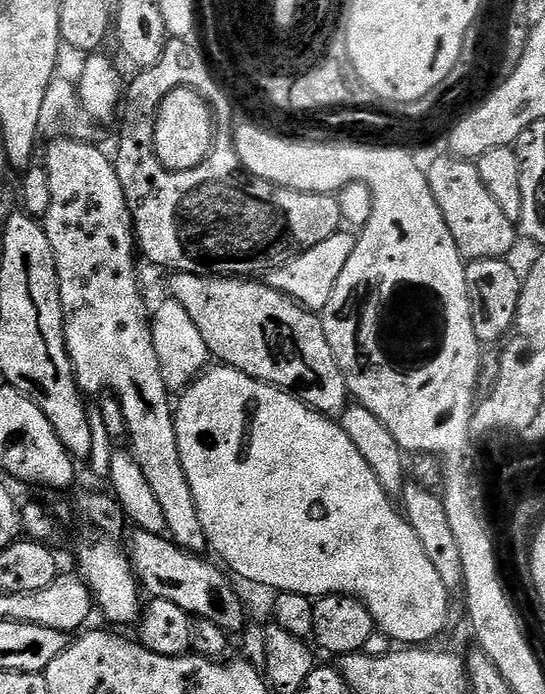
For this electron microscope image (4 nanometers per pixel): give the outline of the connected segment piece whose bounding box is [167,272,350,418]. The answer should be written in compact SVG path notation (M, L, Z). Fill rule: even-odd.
M174 272L167 277L168 288L170 291L171 299L177 300L179 304L186 310L186 314L190 314L190 318L194 322L194 326L198 326L198 330L202 334L202 338L206 342L209 353L213 357L216 356L221 365L229 368L237 368L239 372L245 372L250 378L261 380L267 384L272 384L275 388L283 388L285 390L292 390L296 388L298 395L305 404L309 404L315 412L320 412L323 416L329 418L339 417L340 413L348 407L350 403L350 393L346 386L346 378L342 374L342 370L338 366L338 362L334 358L334 350L330 350L330 342L326 342L326 330L322 330L322 322L320 316L315 312L310 312L308 309L303 308L297 304L290 296L282 295L278 290L274 290L267 282L261 282L256 278L229 278L224 274L201 274L199 272Z

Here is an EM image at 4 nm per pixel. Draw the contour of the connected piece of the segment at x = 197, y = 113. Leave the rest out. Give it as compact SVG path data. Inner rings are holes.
M178 87L162 100L156 111L155 153L171 172L185 172L205 160L215 147L216 128L211 105L199 89Z

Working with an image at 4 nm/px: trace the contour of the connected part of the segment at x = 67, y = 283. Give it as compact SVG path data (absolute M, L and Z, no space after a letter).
M71 138L71 140L56 140L48 148L42 160L42 167L48 171L50 178L50 210L48 215L43 217L42 223L46 230L46 238L50 238L50 250L54 250L56 259L56 269L58 270L58 282L60 283L60 297L62 298L62 310L64 311L64 337L66 346L70 354L72 369L76 374L76 381L80 391L85 394L91 392L113 392L116 395L115 403L122 410L124 421L128 423L127 439L132 440L130 450L136 457L136 461L142 468L147 482L150 482L150 489L158 498L158 503L162 506L163 517L166 518L167 535L180 548L188 552L204 554L209 551L208 539L202 528L202 518L198 516L198 506L194 502L194 494L190 490L190 482L186 480L186 470L182 468L182 454L178 454L178 434L176 433L176 418L174 415L173 401L168 401L170 389L160 373L158 366L158 354L154 350L152 341L152 326L150 323L150 308L144 305L144 296L140 293L140 284L136 281L136 256L138 260L138 245L132 227L132 211L128 209L128 203L124 197L122 186L118 182L115 163L104 153L103 147L92 143L85 143L83 140Z

